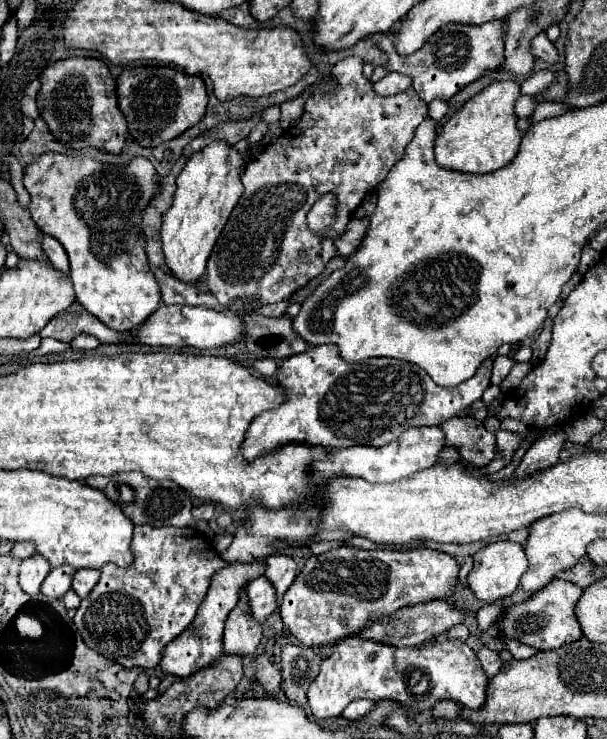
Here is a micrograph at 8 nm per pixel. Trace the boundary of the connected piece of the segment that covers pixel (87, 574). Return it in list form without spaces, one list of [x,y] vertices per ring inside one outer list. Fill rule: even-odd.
[[[78,570],[72,582],[72,590],[80,598],[86,598],[92,592],[92,588],[98,584],[98,580],[100,580],[100,570]]]

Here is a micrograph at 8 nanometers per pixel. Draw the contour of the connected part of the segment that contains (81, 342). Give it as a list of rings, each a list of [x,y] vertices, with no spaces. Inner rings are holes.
[[[78,334],[70,346],[72,348],[80,348],[80,350],[90,350],[90,348],[96,348],[100,342],[94,338],[94,336],[88,336],[88,334]]]

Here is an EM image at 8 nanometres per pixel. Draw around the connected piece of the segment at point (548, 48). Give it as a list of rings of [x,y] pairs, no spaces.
[[[540,34],[540,36],[536,36],[536,40],[532,40],[532,54],[548,64],[560,62],[560,54],[558,54],[556,46],[546,38],[546,34]]]

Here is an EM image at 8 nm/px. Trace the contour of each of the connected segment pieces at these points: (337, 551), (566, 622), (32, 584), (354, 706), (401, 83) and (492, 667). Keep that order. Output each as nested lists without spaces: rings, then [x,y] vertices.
[[[334,548],[318,556],[310,556],[302,568],[302,572],[292,582],[292,588],[282,598],[280,616],[284,620],[286,630],[304,646],[320,646],[320,644],[334,644],[342,638],[358,634],[368,622],[376,620],[380,614],[396,612],[402,606],[428,602],[436,598],[444,598],[454,592],[454,584],[458,578],[460,564],[438,550],[430,548],[410,548],[410,550],[392,550],[392,548],[376,548],[376,550],[362,550],[362,548]]]
[[[552,580],[540,592],[534,592],[528,600],[520,604],[512,604],[498,622],[498,630],[502,632],[504,638],[518,640],[536,650],[554,650],[560,648],[562,644],[576,642],[582,636],[582,628],[574,616],[574,606],[580,592],[582,588],[578,588],[572,582]]]
[[[34,554],[32,558],[22,560],[22,564],[20,564],[20,586],[22,586],[22,590],[28,594],[38,594],[48,572],[50,572],[50,564],[40,554]]]
[[[367,699],[353,700],[342,713],[342,717],[349,721],[357,721],[367,716],[374,708],[375,703]]]
[[[388,72],[380,82],[374,84],[374,90],[380,96],[392,96],[392,94],[404,92],[408,88],[412,88],[412,78],[404,76],[404,74],[398,74],[398,72]]]
[[[482,648],[476,652],[478,654],[478,660],[482,664],[482,668],[486,670],[486,674],[492,678],[500,672],[502,668],[502,660],[500,660],[500,654],[496,650],[490,650],[490,648]]]

